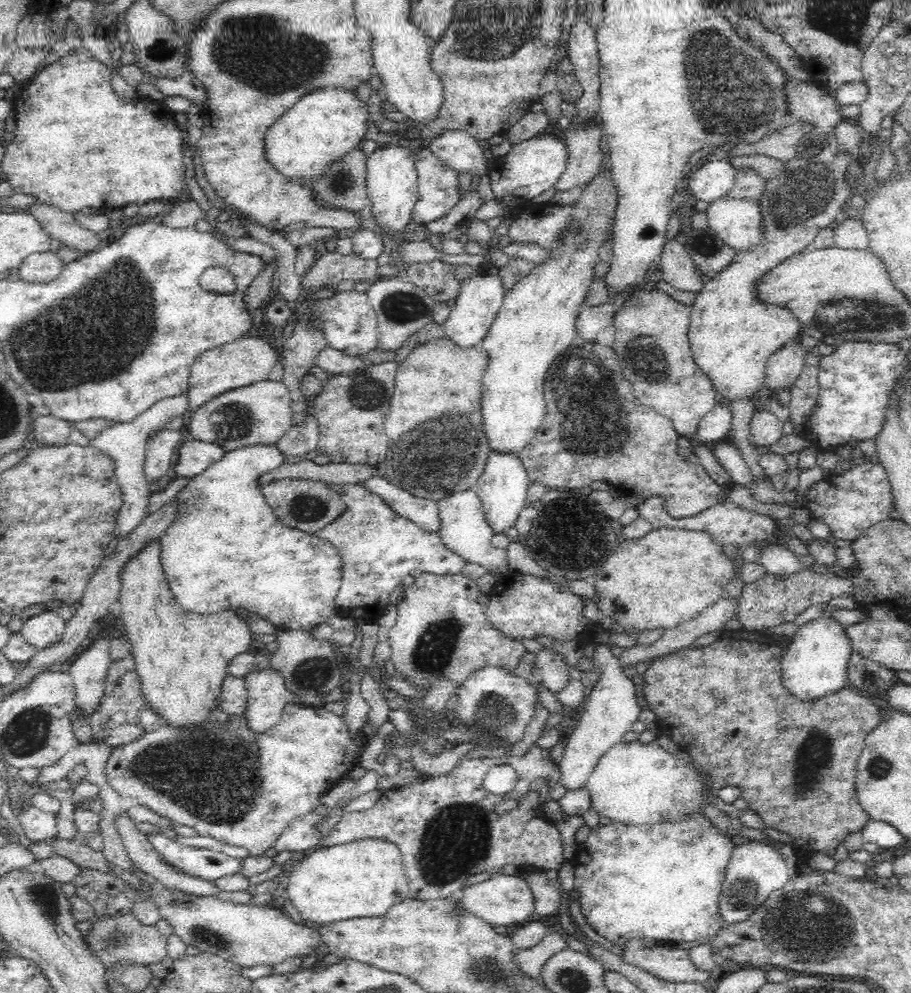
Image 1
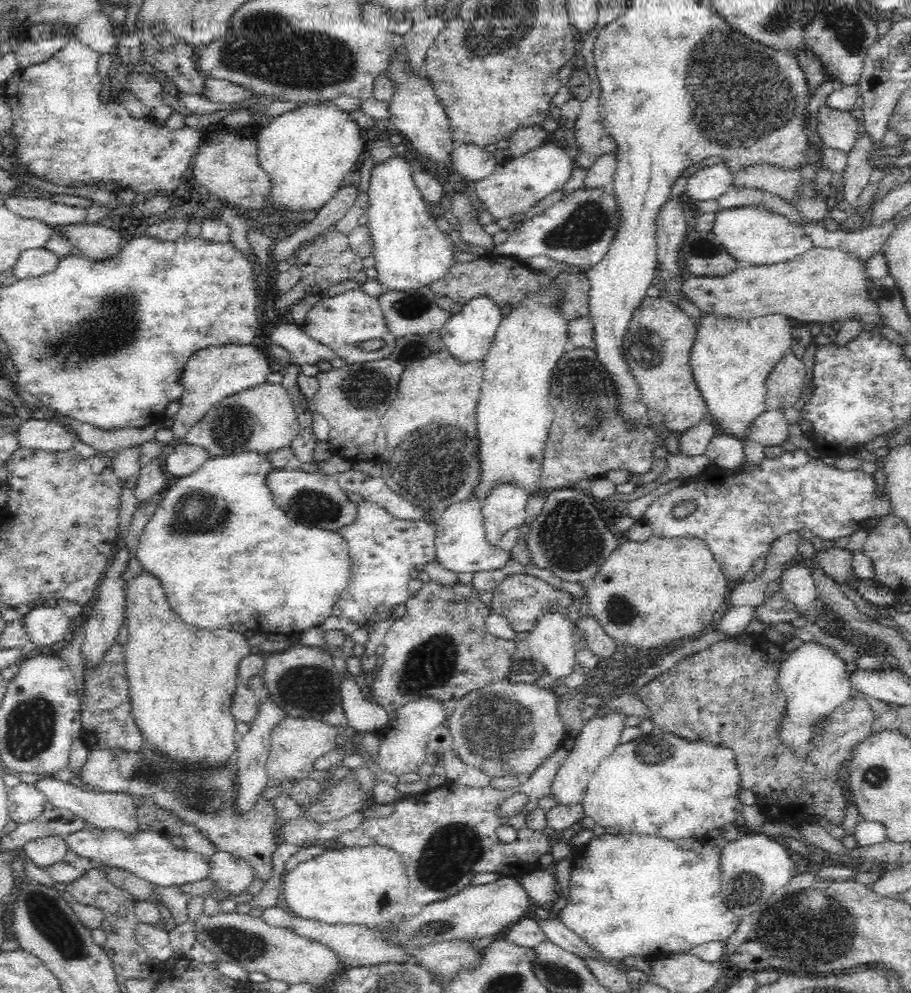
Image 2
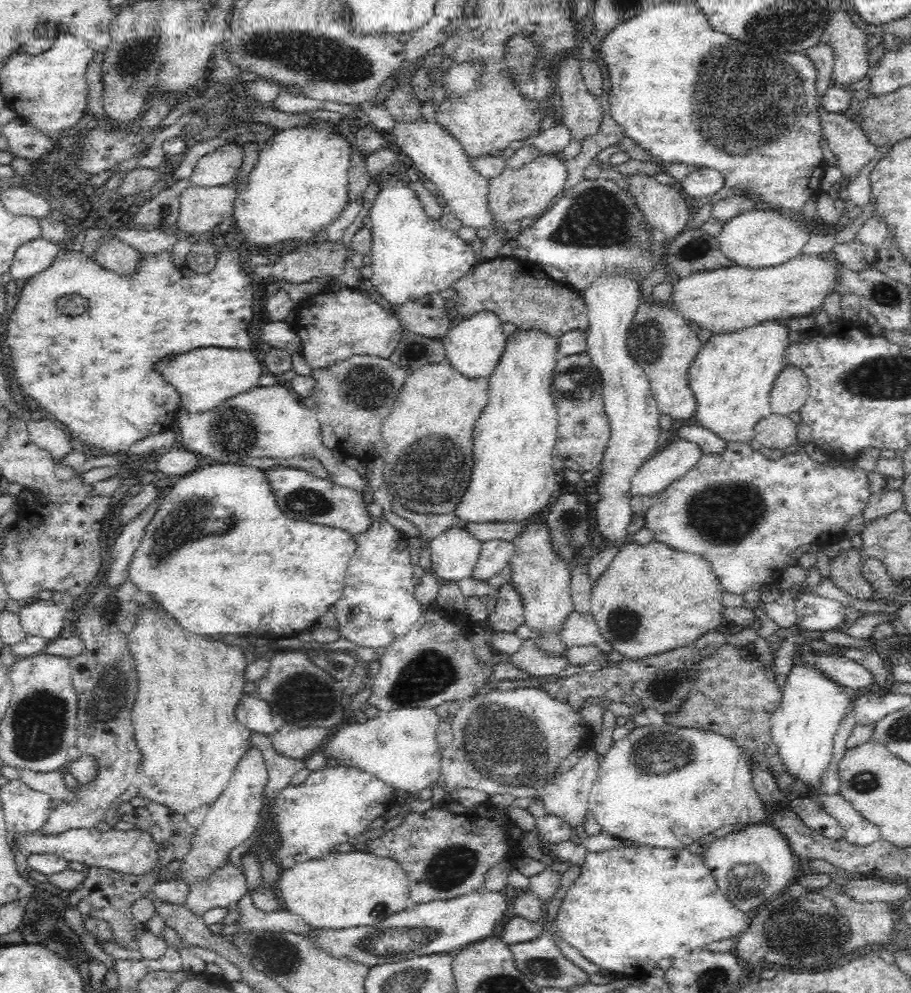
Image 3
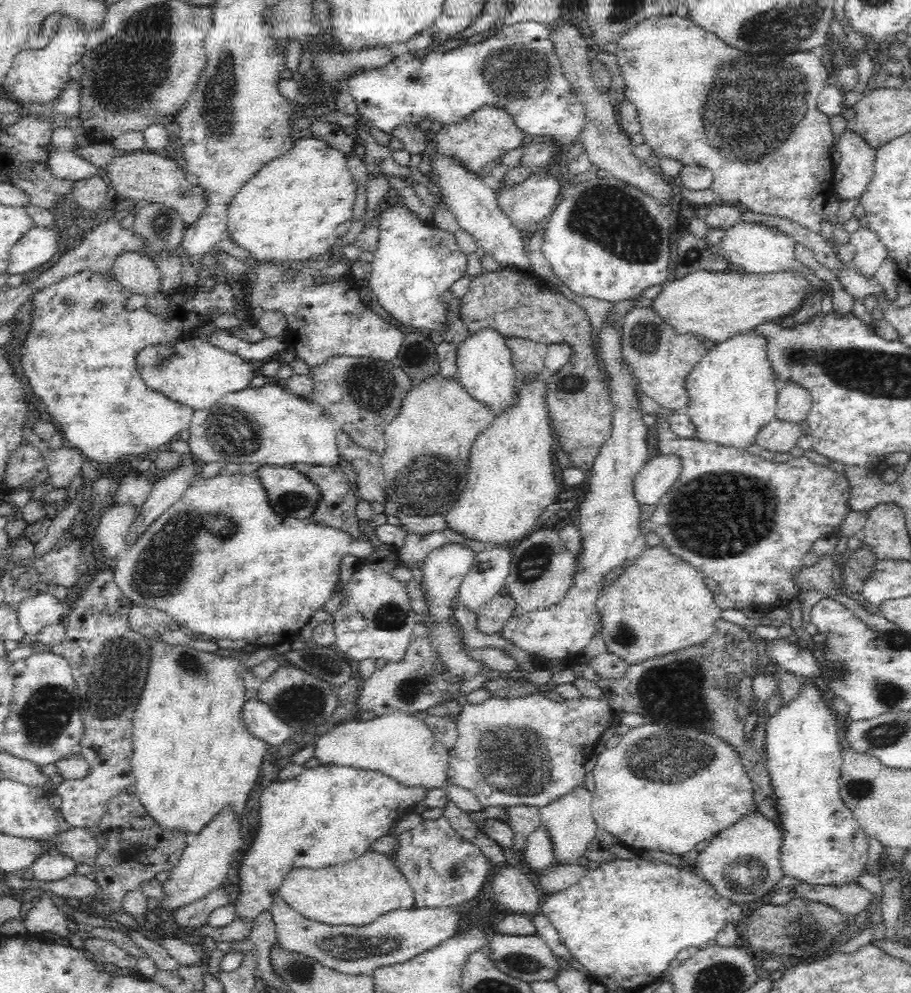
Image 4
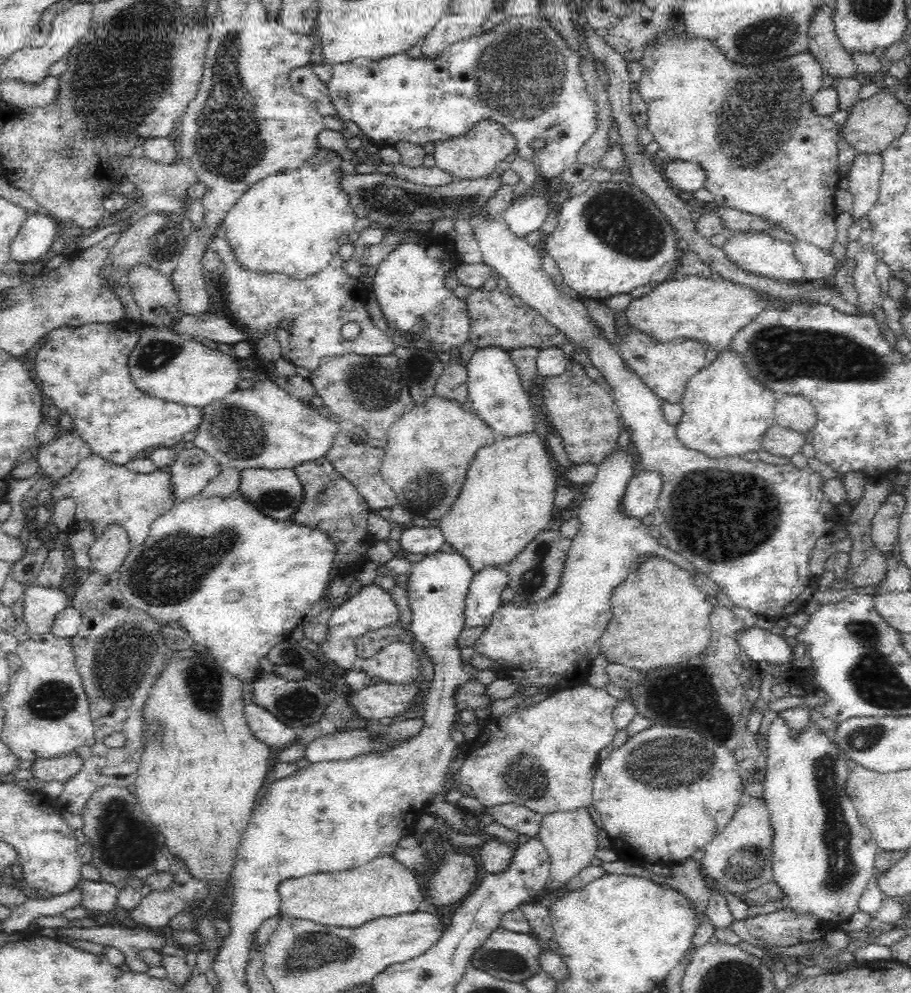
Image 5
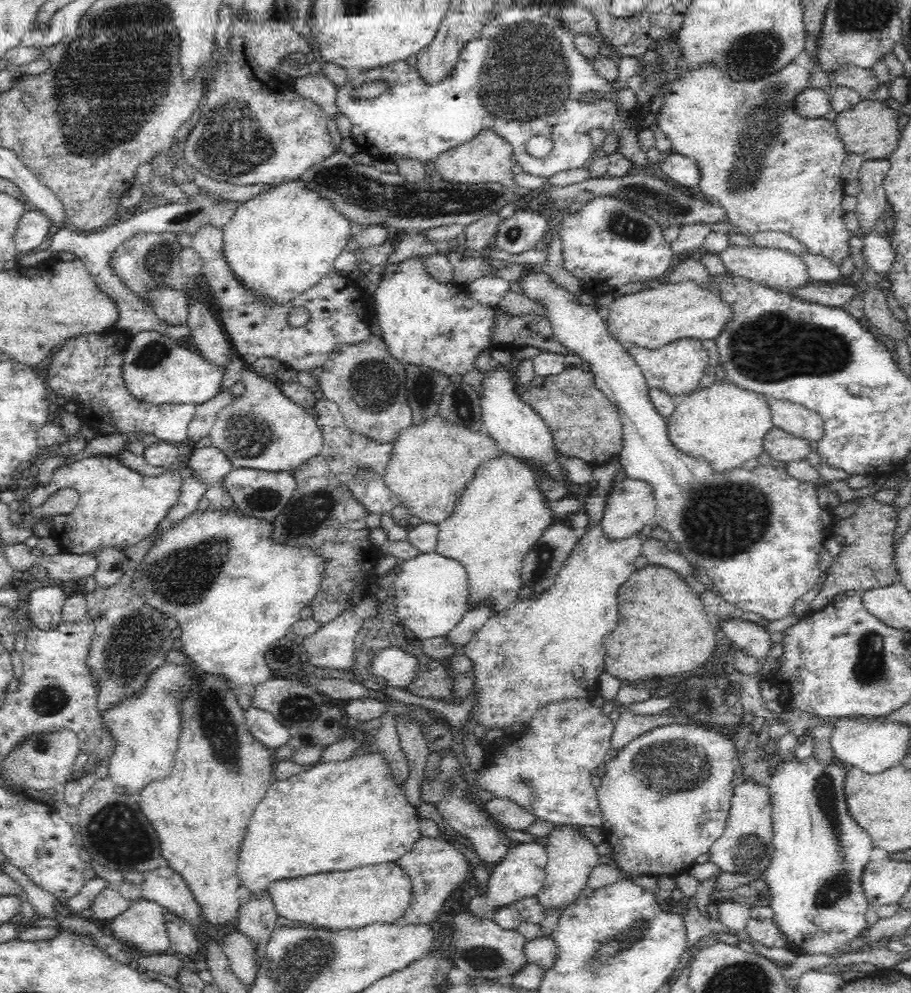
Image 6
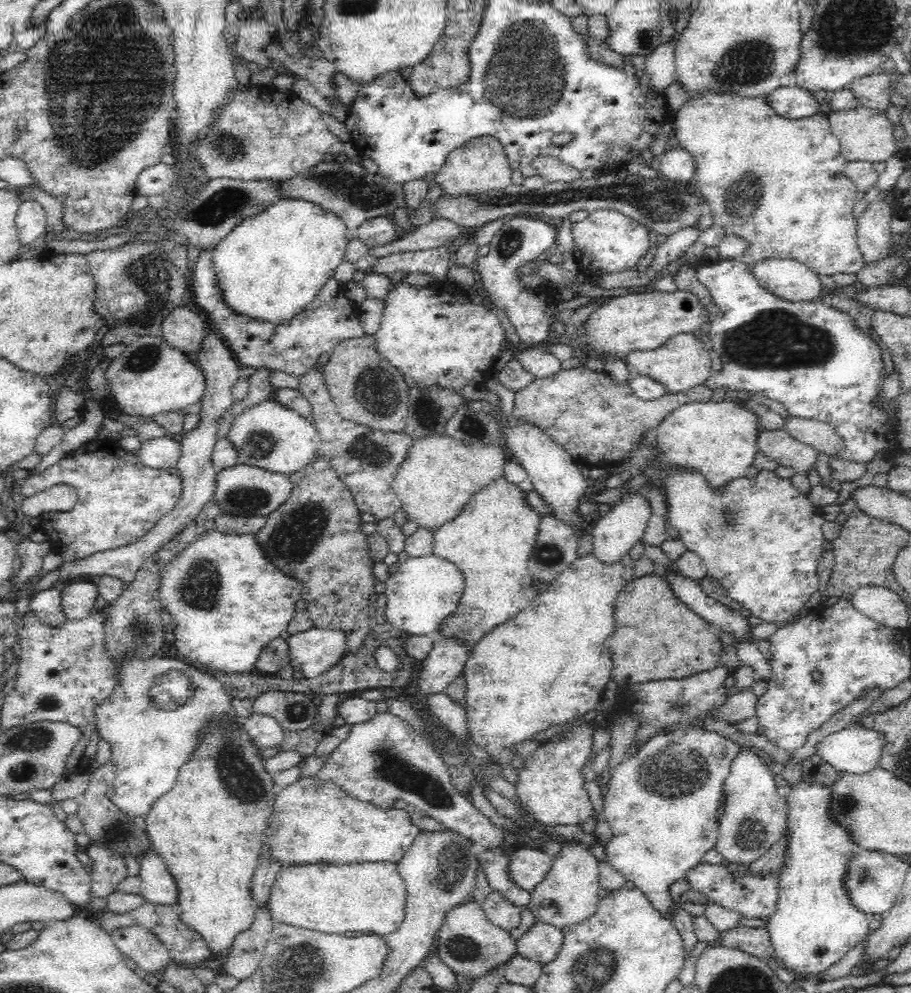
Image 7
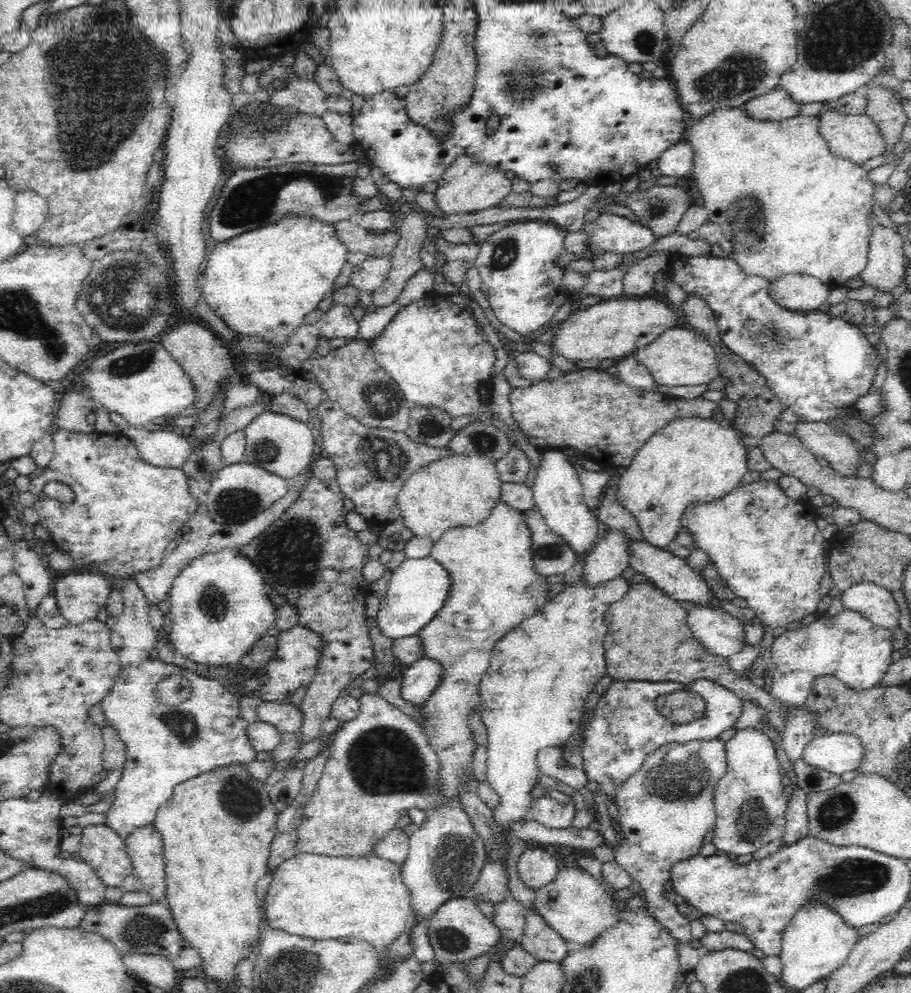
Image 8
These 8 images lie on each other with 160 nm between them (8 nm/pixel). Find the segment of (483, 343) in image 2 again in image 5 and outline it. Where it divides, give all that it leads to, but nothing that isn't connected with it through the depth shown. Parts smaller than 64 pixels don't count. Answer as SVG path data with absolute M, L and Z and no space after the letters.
M498 345L477 347L466 364L466 372L470 408L494 429L496 435L517 435L536 429L529 397L524 392L518 369L507 350Z

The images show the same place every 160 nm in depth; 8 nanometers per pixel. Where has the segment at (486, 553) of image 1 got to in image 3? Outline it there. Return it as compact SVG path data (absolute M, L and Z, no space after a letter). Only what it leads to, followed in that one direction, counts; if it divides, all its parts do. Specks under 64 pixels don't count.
M466 520L446 527L429 542L433 572L438 578L452 582L471 578L482 546L483 543L470 534Z

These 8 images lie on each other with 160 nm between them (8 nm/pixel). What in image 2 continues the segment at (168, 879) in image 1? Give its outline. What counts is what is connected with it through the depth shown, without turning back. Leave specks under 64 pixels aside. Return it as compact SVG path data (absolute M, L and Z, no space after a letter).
M54 777L36 782L36 788L46 797L46 801L52 803L53 807L70 812L82 819L87 826L100 830L119 830L127 836L134 836L140 830L136 805L132 796L104 791L86 791L71 782L60 781Z

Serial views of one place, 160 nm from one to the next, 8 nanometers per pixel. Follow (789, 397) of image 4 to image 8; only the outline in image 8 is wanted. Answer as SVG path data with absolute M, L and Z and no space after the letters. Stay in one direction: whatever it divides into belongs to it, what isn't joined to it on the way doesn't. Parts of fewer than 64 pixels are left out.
M802 421L793 424L793 435L802 441L802 444L816 456L825 458L830 468L838 471L841 475L857 475L857 458L858 458L858 445L853 438L849 435L838 432L836 428L832 428L830 424L824 422L810 422L805 423Z

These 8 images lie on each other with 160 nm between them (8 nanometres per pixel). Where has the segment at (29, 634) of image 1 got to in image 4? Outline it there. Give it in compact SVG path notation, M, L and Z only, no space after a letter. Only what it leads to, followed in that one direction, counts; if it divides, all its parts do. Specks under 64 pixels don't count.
M36 592L21 602L17 618L21 629L34 636L46 626L62 624L66 613L66 604L60 603L48 592Z

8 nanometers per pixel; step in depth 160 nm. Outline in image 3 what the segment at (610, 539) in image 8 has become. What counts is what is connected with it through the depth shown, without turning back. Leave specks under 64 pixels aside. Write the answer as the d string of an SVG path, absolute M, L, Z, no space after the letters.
M676 438L672 443L667 442L664 447L657 451L657 454L646 460L631 478L629 494L650 496L662 492L676 479L684 476L694 468L695 464L702 458L702 449L698 444L686 439Z

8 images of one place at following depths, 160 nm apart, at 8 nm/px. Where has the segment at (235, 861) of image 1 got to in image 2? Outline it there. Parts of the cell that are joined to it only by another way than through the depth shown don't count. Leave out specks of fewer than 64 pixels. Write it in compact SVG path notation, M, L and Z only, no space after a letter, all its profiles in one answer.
M87 826L64 836L64 841L68 850L72 850L79 857L126 869L152 885L180 887L204 880L212 874L211 858L198 852L190 852L184 847L176 847L167 836L162 836L156 830L139 831L134 836L127 836L119 830L100 830Z

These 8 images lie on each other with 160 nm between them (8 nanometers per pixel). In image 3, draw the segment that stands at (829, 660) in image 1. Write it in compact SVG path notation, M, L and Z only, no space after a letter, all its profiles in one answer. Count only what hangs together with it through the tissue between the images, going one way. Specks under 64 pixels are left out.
M795 660L784 682L779 707L771 716L771 735L794 780L808 786L810 793L822 793L820 777L833 754L833 738L842 719L850 712L853 693L833 682L816 665Z

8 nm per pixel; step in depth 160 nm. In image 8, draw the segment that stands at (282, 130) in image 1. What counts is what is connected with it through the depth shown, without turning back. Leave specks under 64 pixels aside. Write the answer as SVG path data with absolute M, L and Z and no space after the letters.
M288 213L276 222L216 244L206 256L200 291L209 307L228 328L238 334L259 336L271 344L281 345L294 334L304 317L317 308L320 300L332 292L331 288L349 253L340 241L334 224L306 214Z

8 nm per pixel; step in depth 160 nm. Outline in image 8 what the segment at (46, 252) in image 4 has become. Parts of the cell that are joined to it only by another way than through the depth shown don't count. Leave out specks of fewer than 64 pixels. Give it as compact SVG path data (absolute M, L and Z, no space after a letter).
M32 191L15 194L13 223L23 238L35 234L44 224L48 213L49 206L46 200L38 197Z

